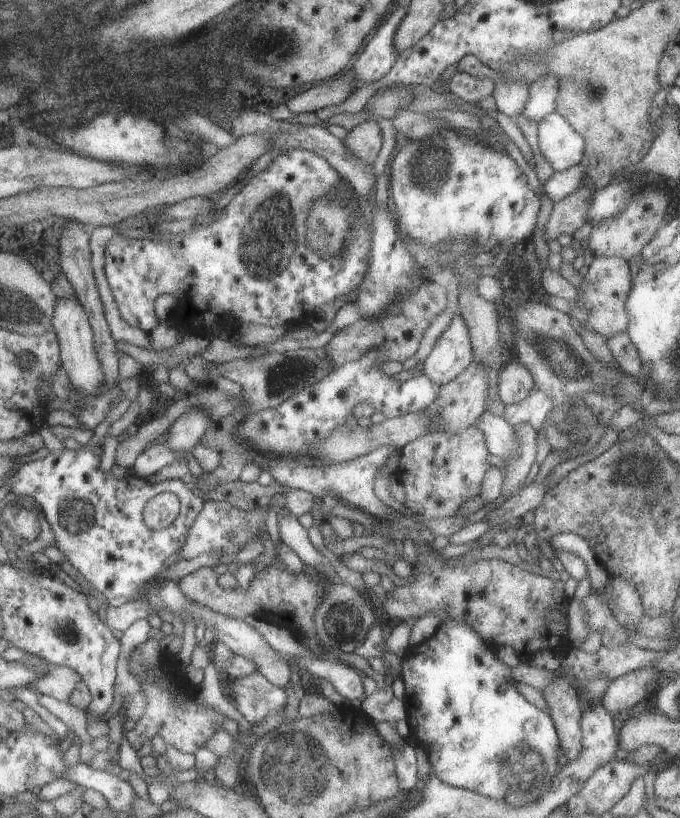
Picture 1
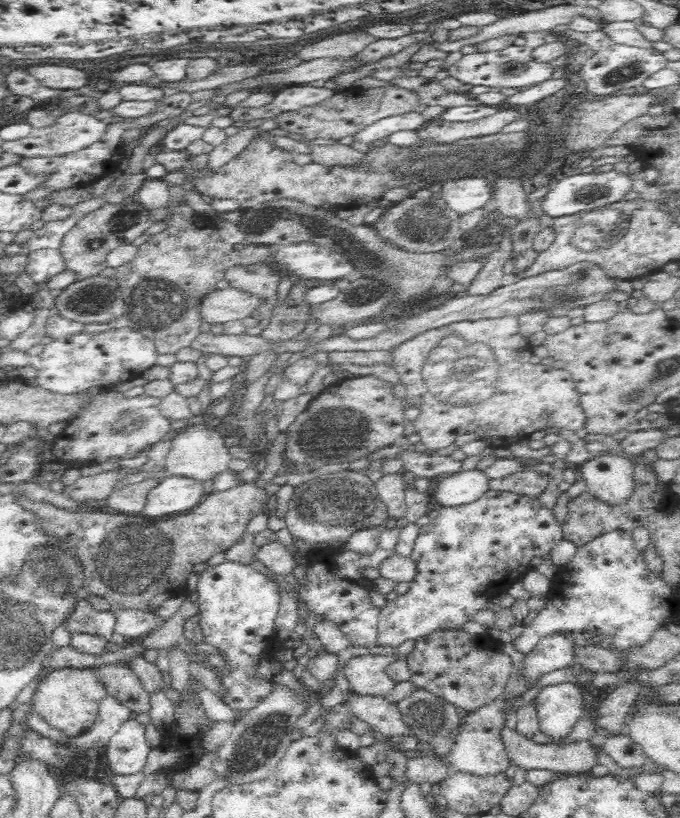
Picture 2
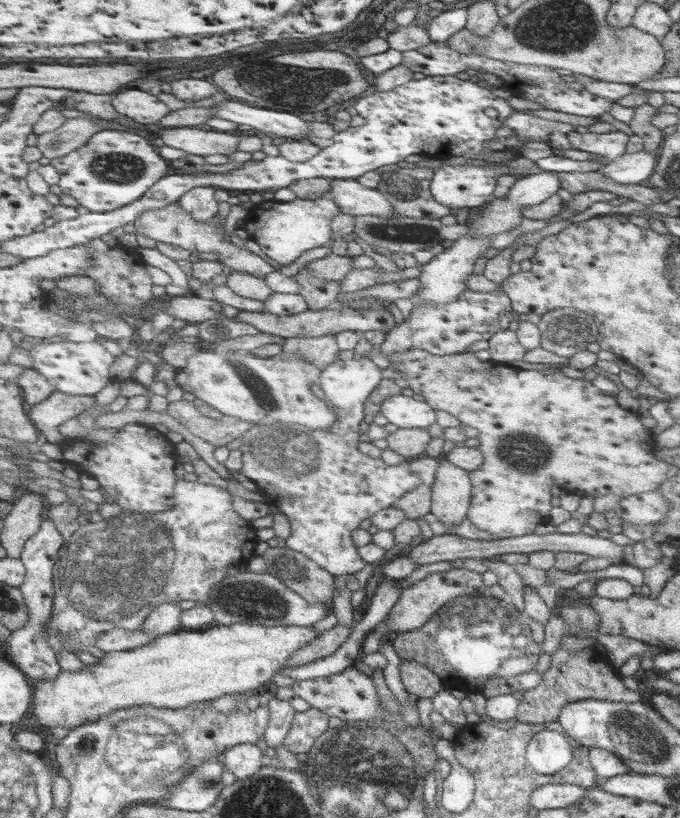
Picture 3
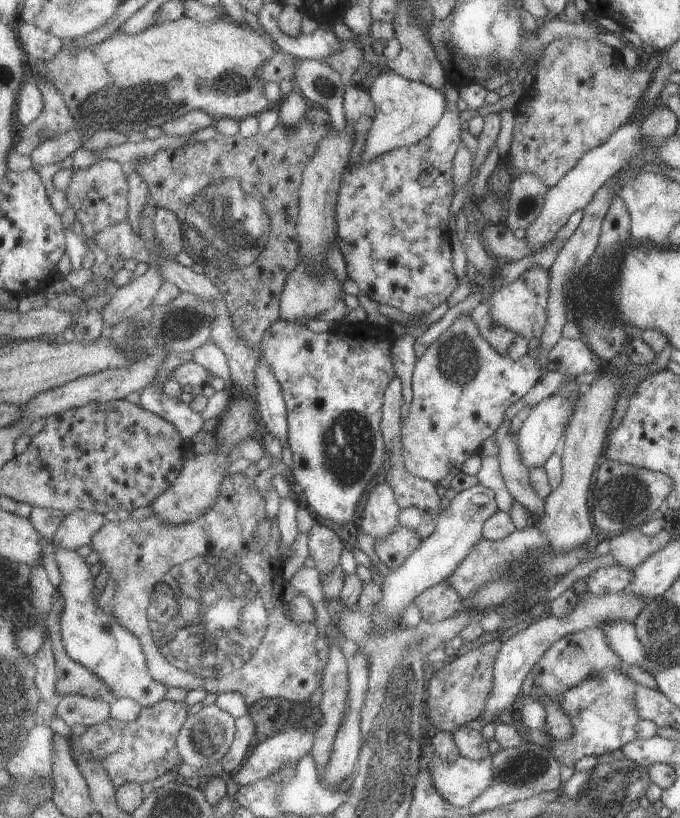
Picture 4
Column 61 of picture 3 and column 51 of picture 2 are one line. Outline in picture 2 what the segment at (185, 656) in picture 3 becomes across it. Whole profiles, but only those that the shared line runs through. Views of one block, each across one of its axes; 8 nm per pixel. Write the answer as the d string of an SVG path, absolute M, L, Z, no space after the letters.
M64 667L56 669L33 694L35 712L48 726L62 731L68 739L78 739L94 726L99 713L100 699L106 694L104 685L89 668Z

